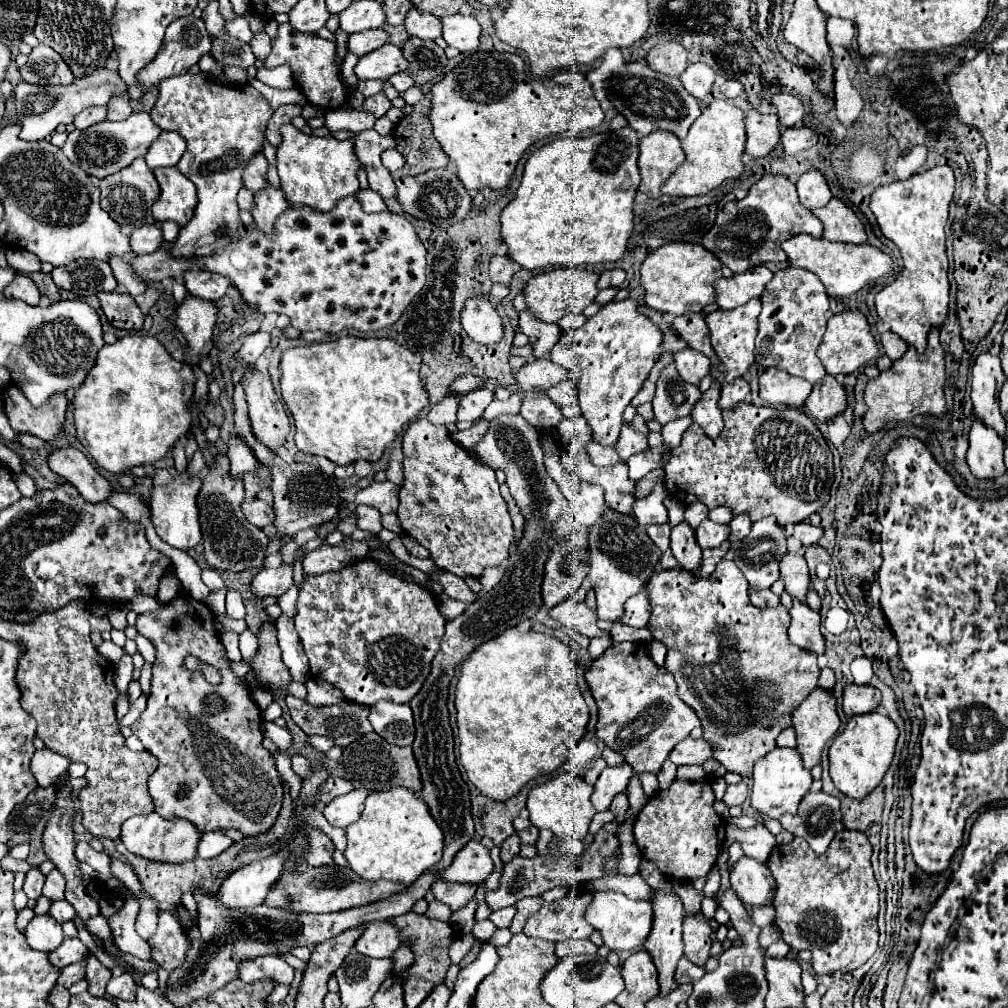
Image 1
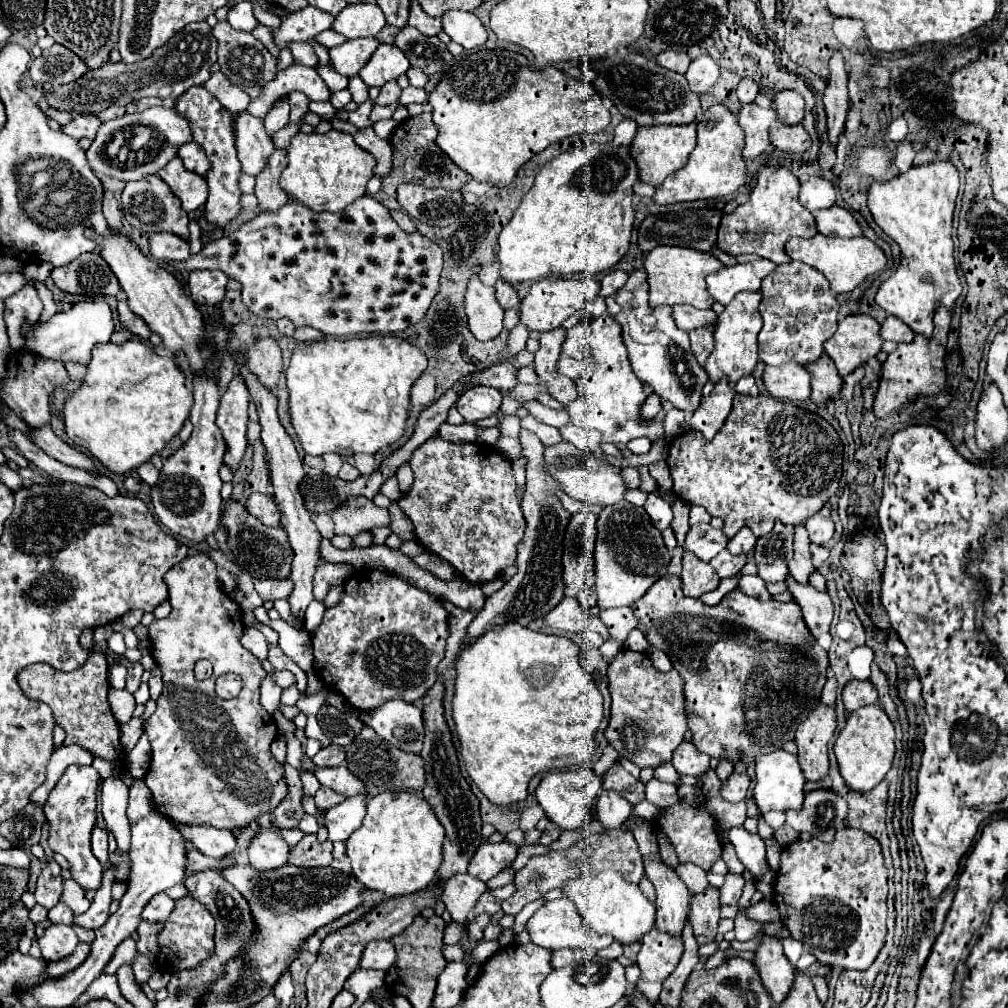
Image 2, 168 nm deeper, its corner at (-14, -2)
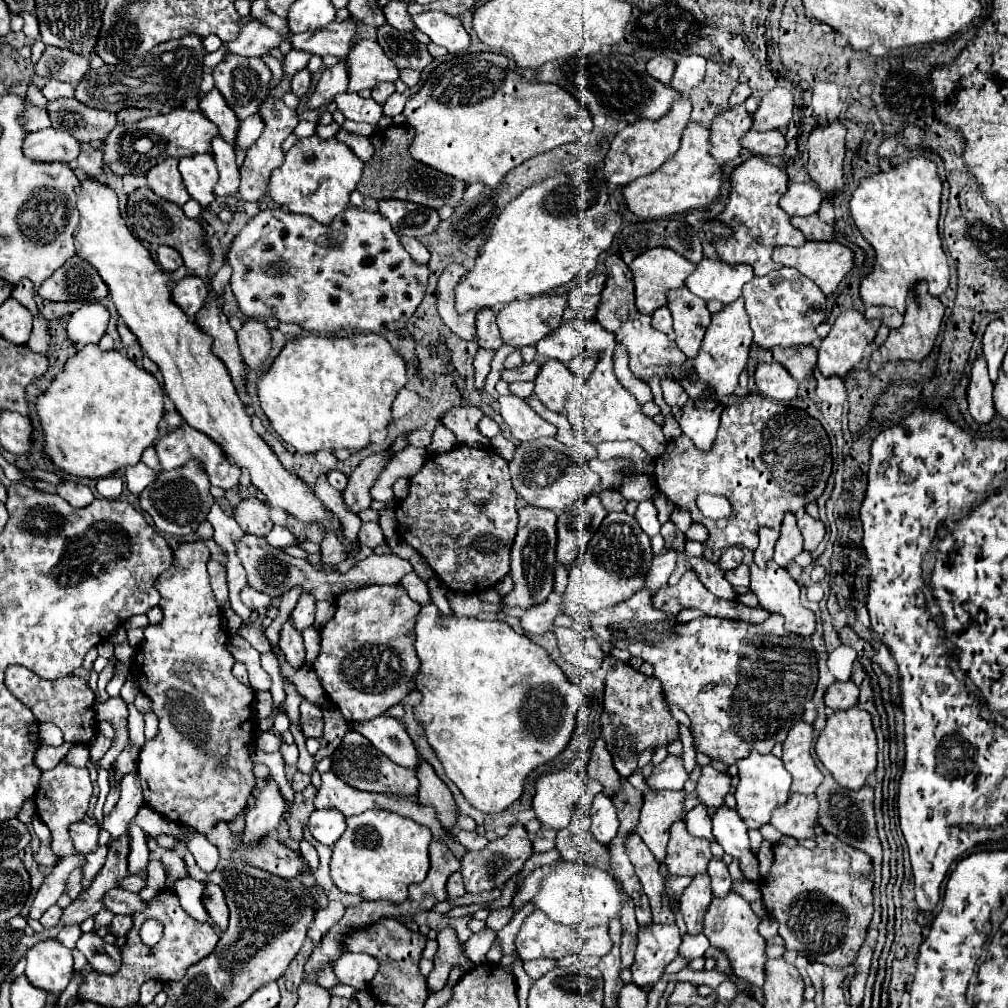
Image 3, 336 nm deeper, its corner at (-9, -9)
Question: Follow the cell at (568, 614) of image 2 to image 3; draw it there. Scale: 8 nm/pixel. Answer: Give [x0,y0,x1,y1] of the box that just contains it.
[521,601,559,633]

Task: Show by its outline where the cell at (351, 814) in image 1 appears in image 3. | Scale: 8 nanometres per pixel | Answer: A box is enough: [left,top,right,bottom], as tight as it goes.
[309,809,345,847]

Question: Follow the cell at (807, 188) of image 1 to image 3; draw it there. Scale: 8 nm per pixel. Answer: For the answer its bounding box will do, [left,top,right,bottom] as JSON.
[781,183,823,215]

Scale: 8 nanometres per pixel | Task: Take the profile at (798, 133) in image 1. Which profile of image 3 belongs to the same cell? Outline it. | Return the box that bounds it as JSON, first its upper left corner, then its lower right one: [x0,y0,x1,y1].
[741,131,787,157]

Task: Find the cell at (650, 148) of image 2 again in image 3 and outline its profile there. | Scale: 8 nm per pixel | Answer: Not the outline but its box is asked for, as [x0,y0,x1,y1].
[603,97,691,185]

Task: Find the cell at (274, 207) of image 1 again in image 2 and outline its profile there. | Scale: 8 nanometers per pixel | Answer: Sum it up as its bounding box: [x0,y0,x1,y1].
[254,148,288,210]

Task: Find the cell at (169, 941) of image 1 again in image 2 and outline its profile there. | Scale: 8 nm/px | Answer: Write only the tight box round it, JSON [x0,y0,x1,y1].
[142,892,174,922]

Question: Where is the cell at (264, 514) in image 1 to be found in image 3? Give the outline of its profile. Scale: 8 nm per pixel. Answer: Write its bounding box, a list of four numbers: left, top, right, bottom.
[235,497,273,535]

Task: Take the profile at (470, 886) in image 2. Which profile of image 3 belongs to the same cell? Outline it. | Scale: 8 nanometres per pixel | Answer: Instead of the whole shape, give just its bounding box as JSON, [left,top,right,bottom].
[447,871,467,899]

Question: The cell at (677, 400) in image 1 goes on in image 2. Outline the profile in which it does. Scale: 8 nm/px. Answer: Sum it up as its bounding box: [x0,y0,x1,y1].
[606,270,708,416]

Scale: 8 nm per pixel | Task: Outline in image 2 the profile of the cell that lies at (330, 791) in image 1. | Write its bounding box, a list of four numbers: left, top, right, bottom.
[314,786,344,810]

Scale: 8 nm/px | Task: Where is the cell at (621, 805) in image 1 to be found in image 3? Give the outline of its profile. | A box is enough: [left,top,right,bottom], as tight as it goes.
[589,737,623,799]

